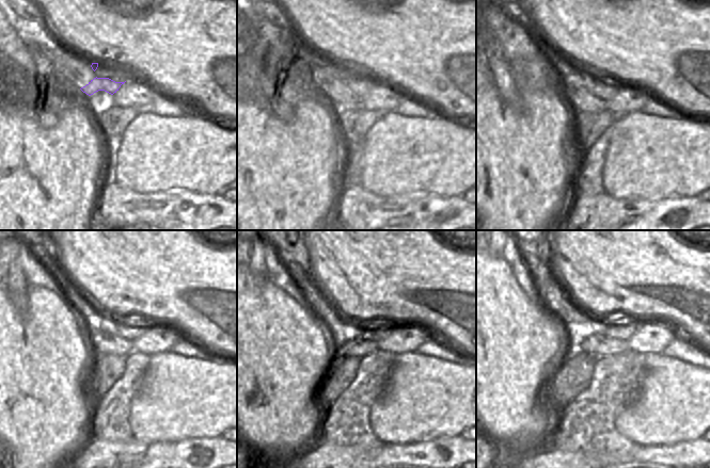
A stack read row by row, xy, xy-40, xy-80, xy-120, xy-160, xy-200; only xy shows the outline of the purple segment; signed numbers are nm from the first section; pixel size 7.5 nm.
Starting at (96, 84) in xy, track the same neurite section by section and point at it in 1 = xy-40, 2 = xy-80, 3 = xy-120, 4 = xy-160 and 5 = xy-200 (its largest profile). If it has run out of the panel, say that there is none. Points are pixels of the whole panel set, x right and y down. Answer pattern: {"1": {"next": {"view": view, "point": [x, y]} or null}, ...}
{"1": {"next": {"view": "xy-40", "point": [360, 90]}}, "2": {"next": {"view": "xy-80", "point": [601, 89]}}, "3": {"next": {"view": "xy-120", "point": [126, 329]}}, "4": {"next": {"view": "xy-160", "point": [375, 333]}}, "5": {"next": {"view": "xy-200", "point": [618, 331]}}}

